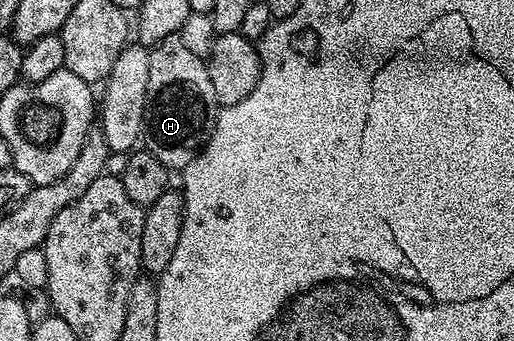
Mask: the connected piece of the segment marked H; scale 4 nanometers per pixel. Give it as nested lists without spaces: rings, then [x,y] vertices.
[[[181,36],[164,39],[150,49],[148,95],[144,107],[144,148],[171,171],[181,171],[198,158],[209,141],[220,106],[203,58],[184,47]]]

